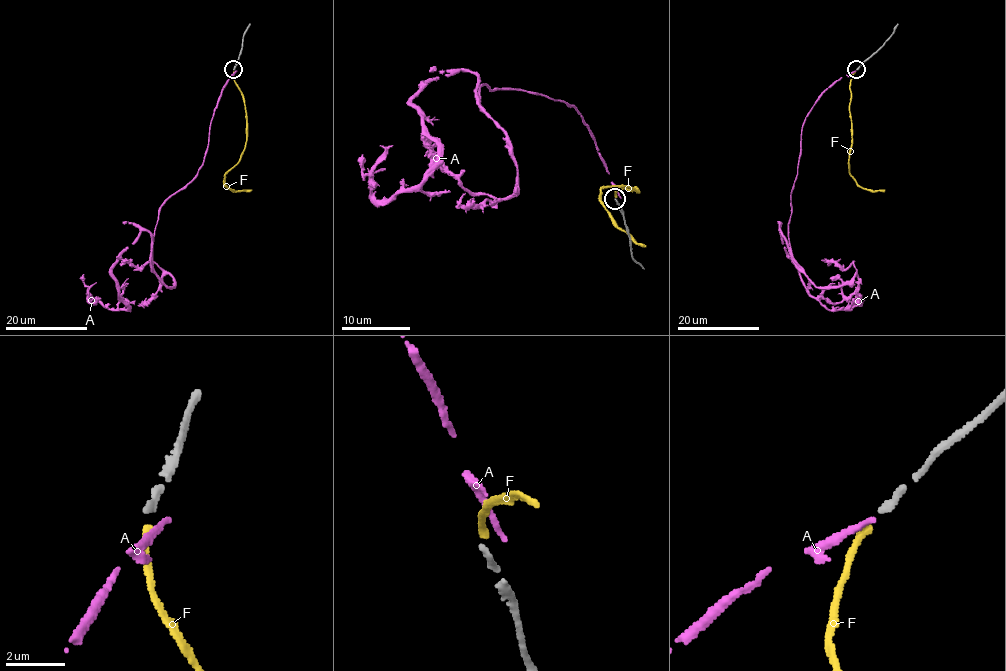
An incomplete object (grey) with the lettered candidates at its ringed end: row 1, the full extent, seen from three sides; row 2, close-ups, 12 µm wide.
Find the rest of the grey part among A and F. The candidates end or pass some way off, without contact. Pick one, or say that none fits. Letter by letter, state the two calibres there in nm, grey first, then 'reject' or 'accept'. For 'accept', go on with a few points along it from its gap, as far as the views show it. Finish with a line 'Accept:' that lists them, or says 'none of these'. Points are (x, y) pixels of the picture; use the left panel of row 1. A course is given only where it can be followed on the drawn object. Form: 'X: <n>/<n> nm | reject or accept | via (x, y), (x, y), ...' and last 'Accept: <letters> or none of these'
A: 220/200 nm | reject
F: 220/260 nm | accept | via (233, 71), (245, 106), (246, 146), (225, 177), (225, 183), (231, 189), (251, 189)
Accept: F

